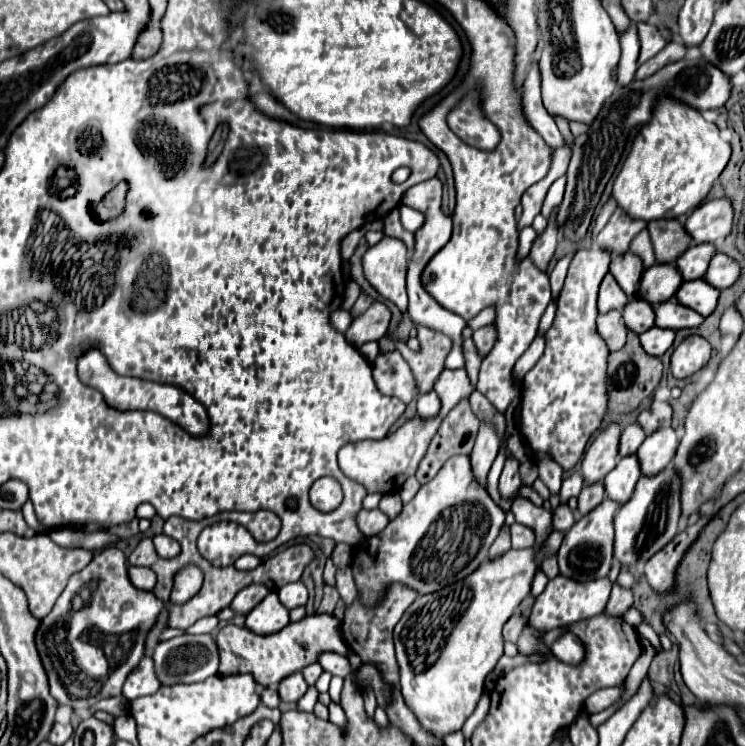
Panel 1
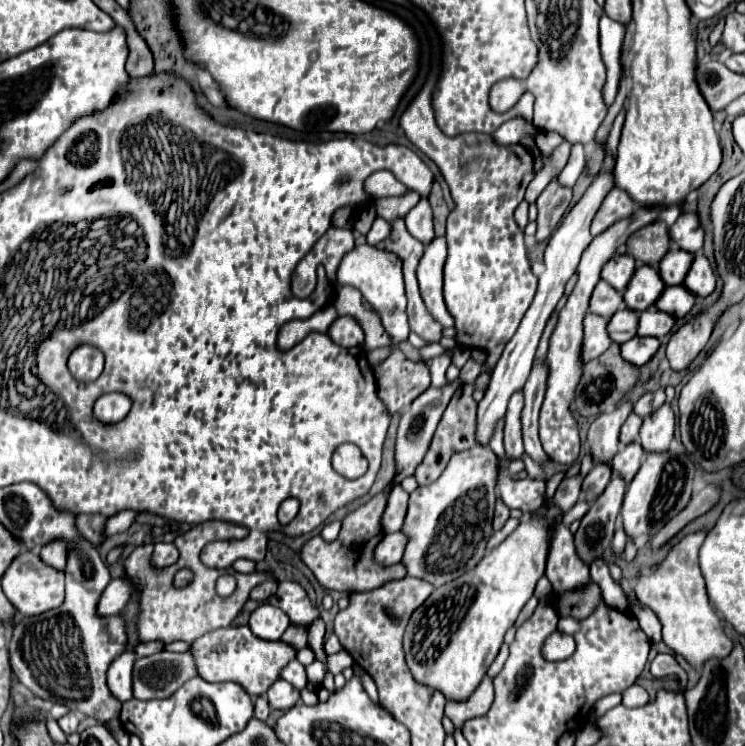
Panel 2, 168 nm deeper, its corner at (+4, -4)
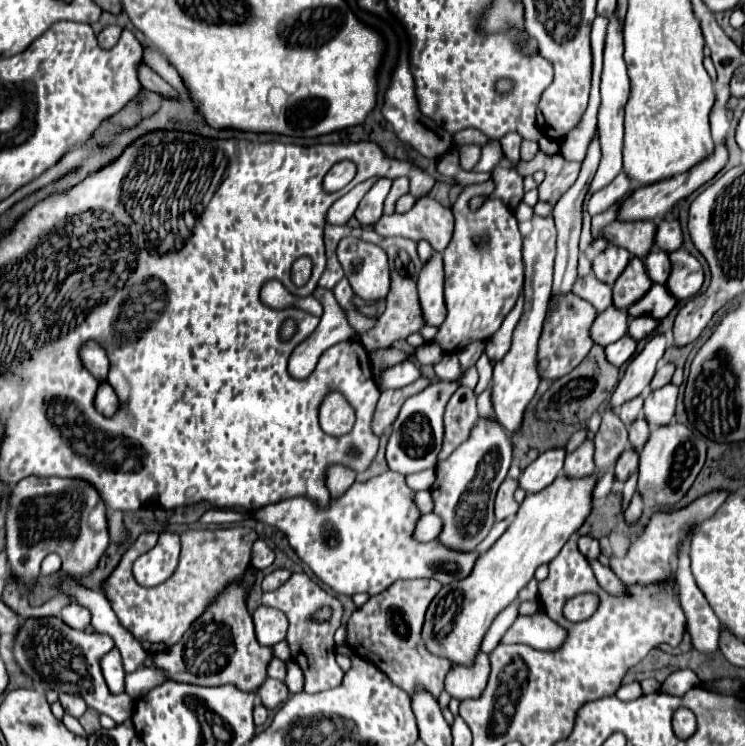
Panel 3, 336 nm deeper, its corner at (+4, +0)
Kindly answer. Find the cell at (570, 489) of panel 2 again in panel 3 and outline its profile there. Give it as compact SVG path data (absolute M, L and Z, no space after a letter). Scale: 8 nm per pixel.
M585 440L573 454L567 454L563 474L569 478L585 478L595 474L593 464L593 442Z

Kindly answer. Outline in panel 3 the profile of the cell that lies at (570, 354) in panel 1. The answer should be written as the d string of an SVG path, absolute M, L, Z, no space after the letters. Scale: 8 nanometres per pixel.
M717 144L715 146L715 152L713 156L709 156L707 160L703 160L701 164L697 164L697 168L691 168L689 172L681 174L681 176L673 176L669 180L663 180L659 184L651 184L651 186L645 186L645 188L637 188L631 196L627 196L619 210L617 210L617 220L655 220L655 218L663 218L681 198L689 196L691 192L695 192L699 186L703 186L705 182L709 182L727 162L727 150L723 144Z

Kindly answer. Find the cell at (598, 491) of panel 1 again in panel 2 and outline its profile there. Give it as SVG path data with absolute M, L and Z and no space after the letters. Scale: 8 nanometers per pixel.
M597 462L597 464L591 468L591 472L585 476L585 480L583 480L583 496L585 496L585 500L593 502L593 500L605 490L605 486L607 486L609 480L611 480L611 476L613 476L611 464Z

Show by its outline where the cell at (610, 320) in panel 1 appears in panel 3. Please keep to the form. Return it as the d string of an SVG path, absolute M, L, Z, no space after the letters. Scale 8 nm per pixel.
M565 294L557 300L557 304L547 314L549 320L543 324L543 334L539 338L539 352L537 352L537 372L541 378L557 380L565 374L569 374L575 366L581 364L581 360L589 354L591 346L595 344L591 338L589 328L593 326L593 320L597 318L597 310L581 300L579 296Z

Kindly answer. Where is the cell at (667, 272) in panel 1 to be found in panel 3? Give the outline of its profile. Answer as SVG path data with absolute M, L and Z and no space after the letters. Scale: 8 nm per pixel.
M633 258L629 262L629 268L619 276L619 280L613 284L613 304L621 310L627 310L635 302L639 302L653 282L649 280L649 274L645 272L645 264L641 258Z

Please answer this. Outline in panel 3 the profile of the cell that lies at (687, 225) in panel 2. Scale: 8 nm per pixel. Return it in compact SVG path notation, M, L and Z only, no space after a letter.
M661 220L657 226L657 236L655 244L665 250L665 252L675 252L677 248L683 246L683 230L679 220Z

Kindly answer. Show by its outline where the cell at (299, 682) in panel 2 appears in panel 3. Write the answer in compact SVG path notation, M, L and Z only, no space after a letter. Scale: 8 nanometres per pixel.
M273 658L273 660L271 660L271 664L269 664L269 668L267 668L267 674L269 674L271 678L285 680L285 676L287 676L287 666L285 666L285 662L283 662L283 660Z

